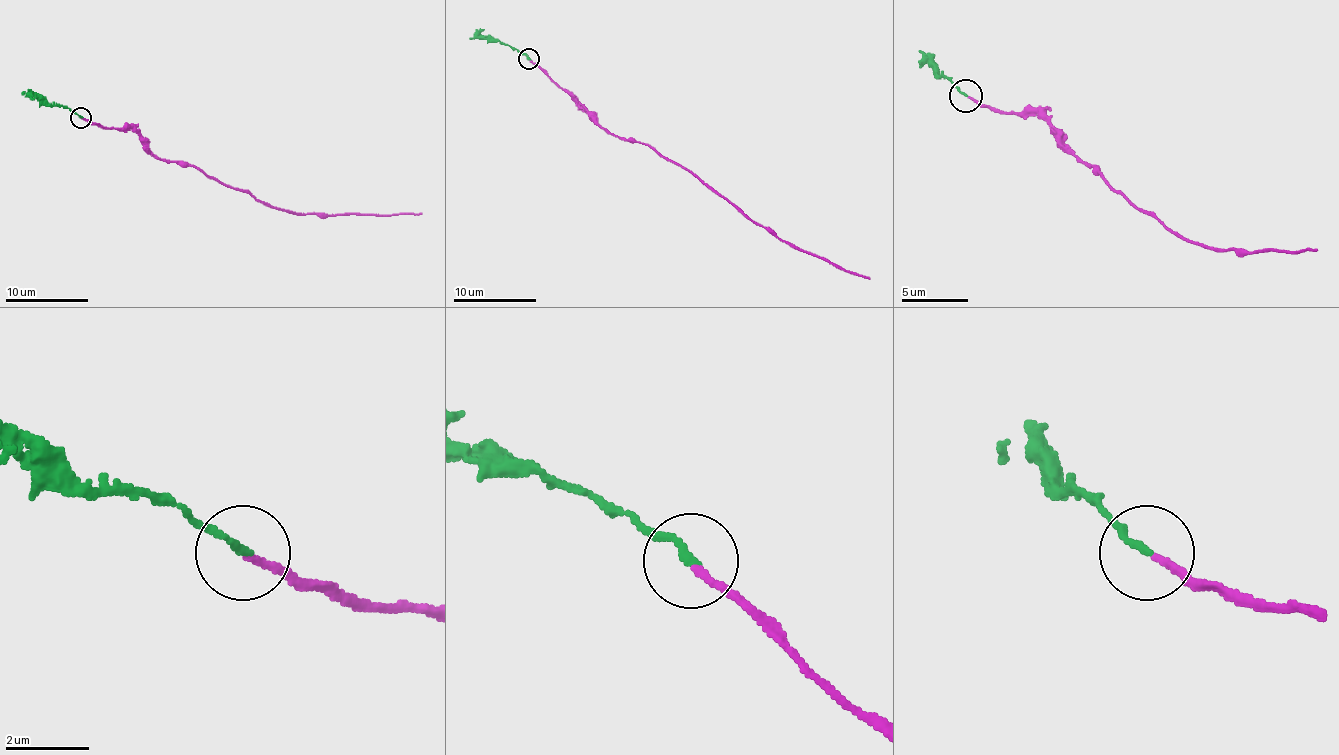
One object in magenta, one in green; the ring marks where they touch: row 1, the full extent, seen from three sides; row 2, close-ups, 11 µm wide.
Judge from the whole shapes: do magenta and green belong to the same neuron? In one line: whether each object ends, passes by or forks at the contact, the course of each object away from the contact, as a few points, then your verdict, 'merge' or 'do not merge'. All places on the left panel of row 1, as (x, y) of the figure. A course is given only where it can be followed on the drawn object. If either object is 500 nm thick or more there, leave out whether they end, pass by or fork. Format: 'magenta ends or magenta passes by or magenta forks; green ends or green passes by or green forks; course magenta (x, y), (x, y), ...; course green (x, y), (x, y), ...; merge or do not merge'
magenta ends; green ends; course magenta (80, 118), (107, 128), (132, 128), (161, 159), (203, 170), (278, 209), (334, 215), (421, 213); course green (80, 118), (59, 105), (43, 105), (22, 91); merge

